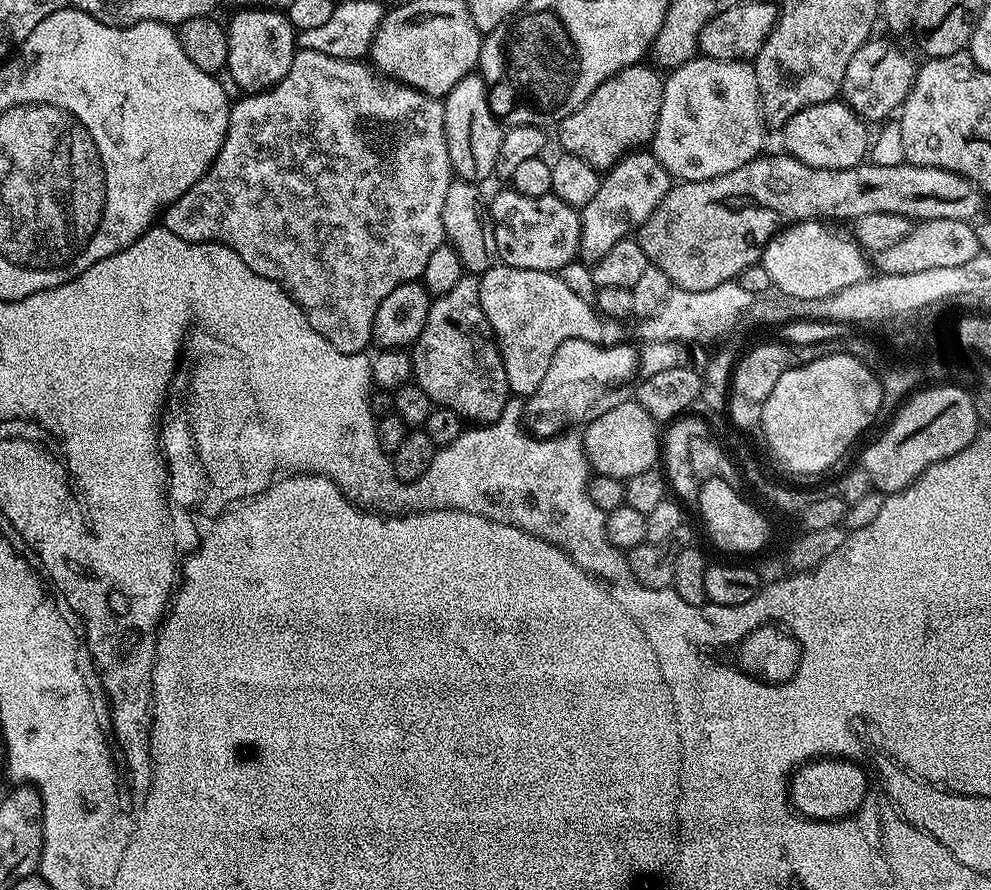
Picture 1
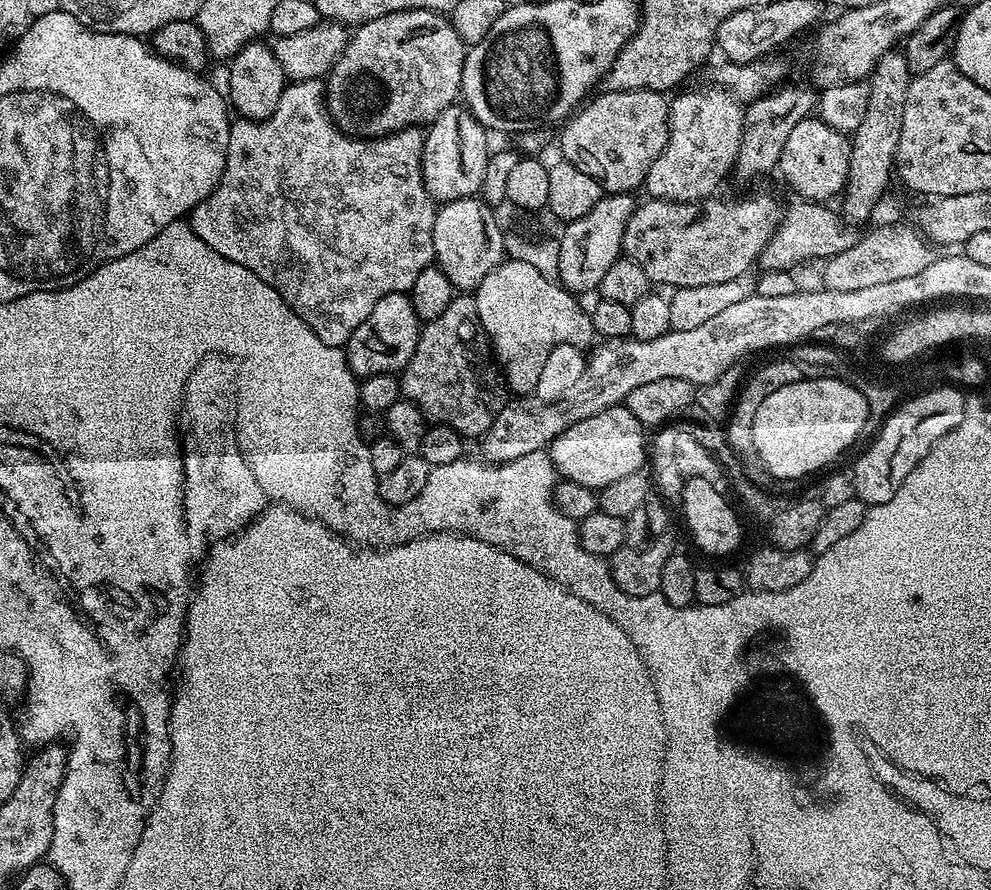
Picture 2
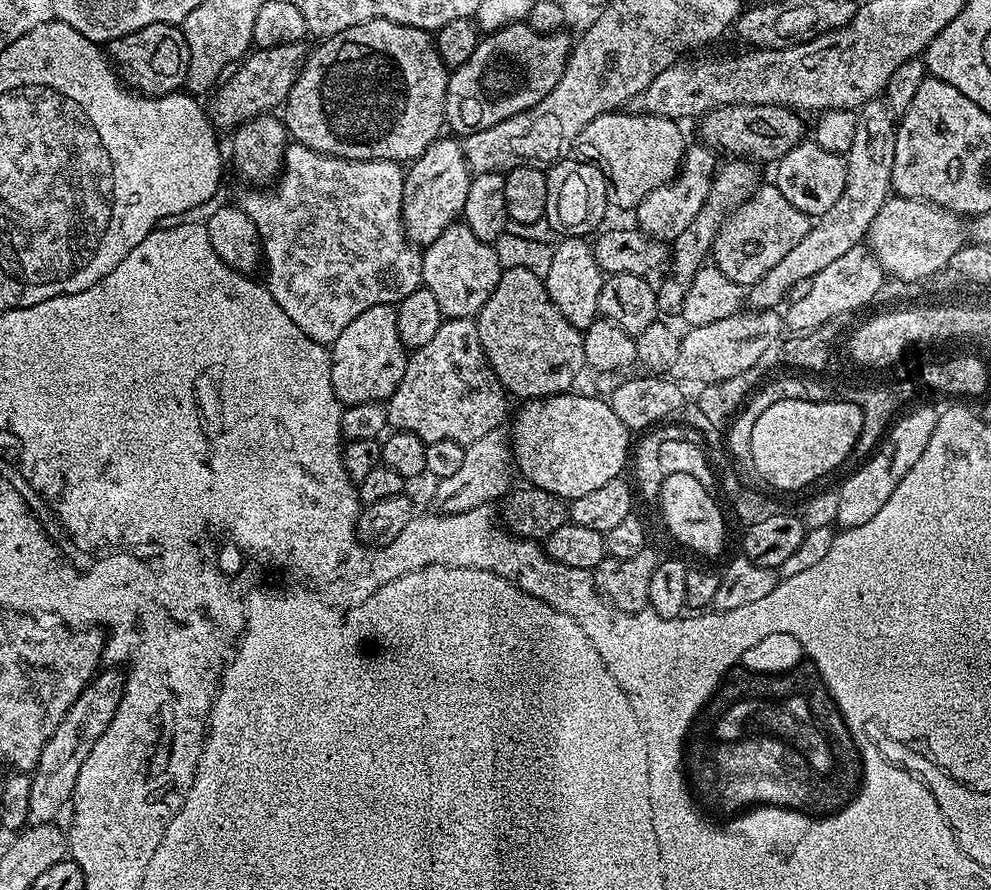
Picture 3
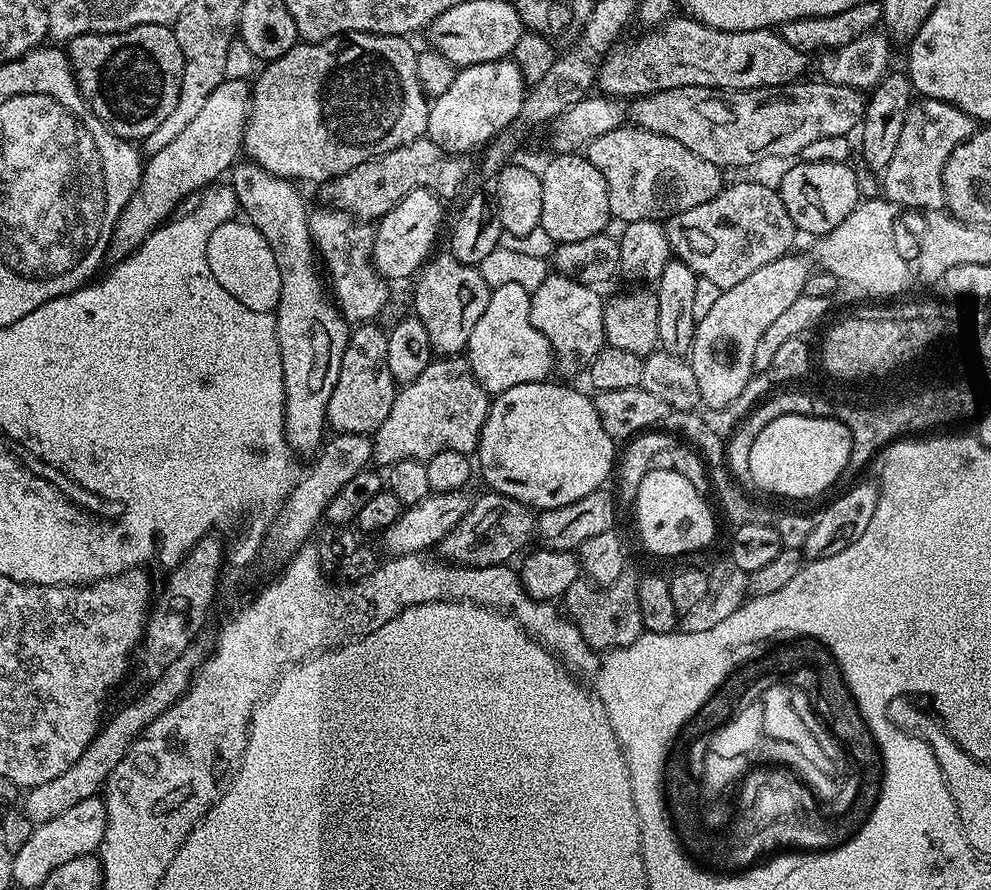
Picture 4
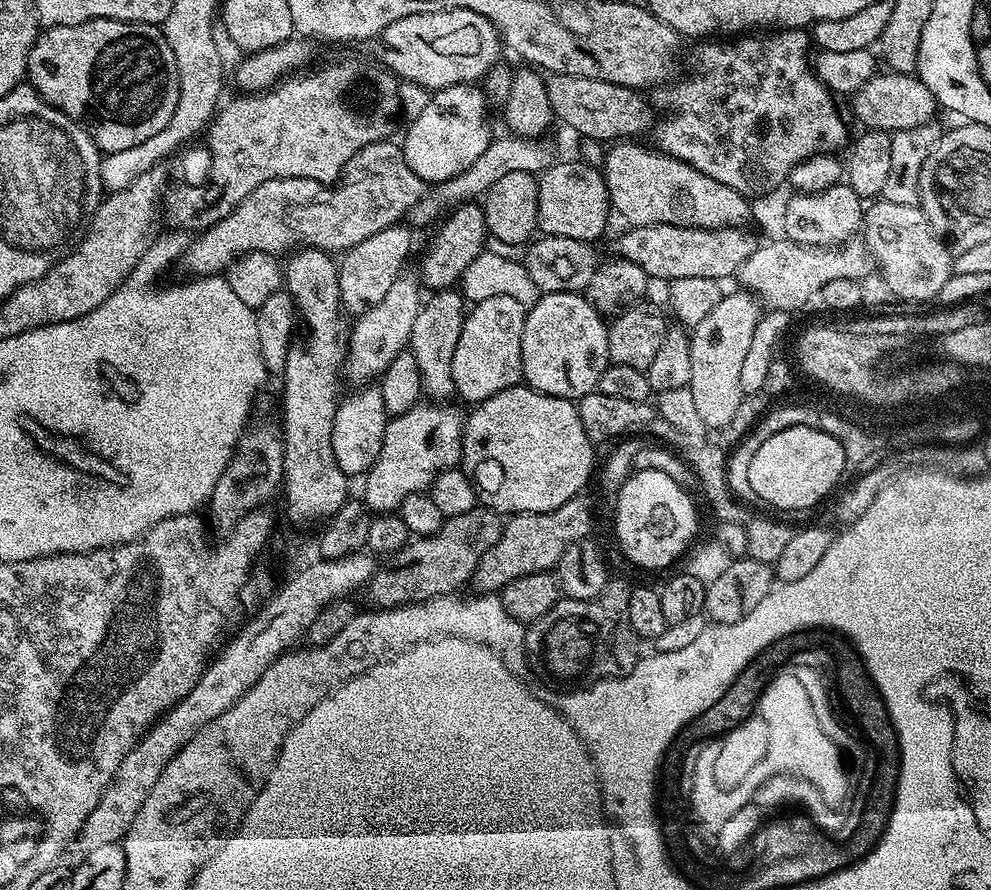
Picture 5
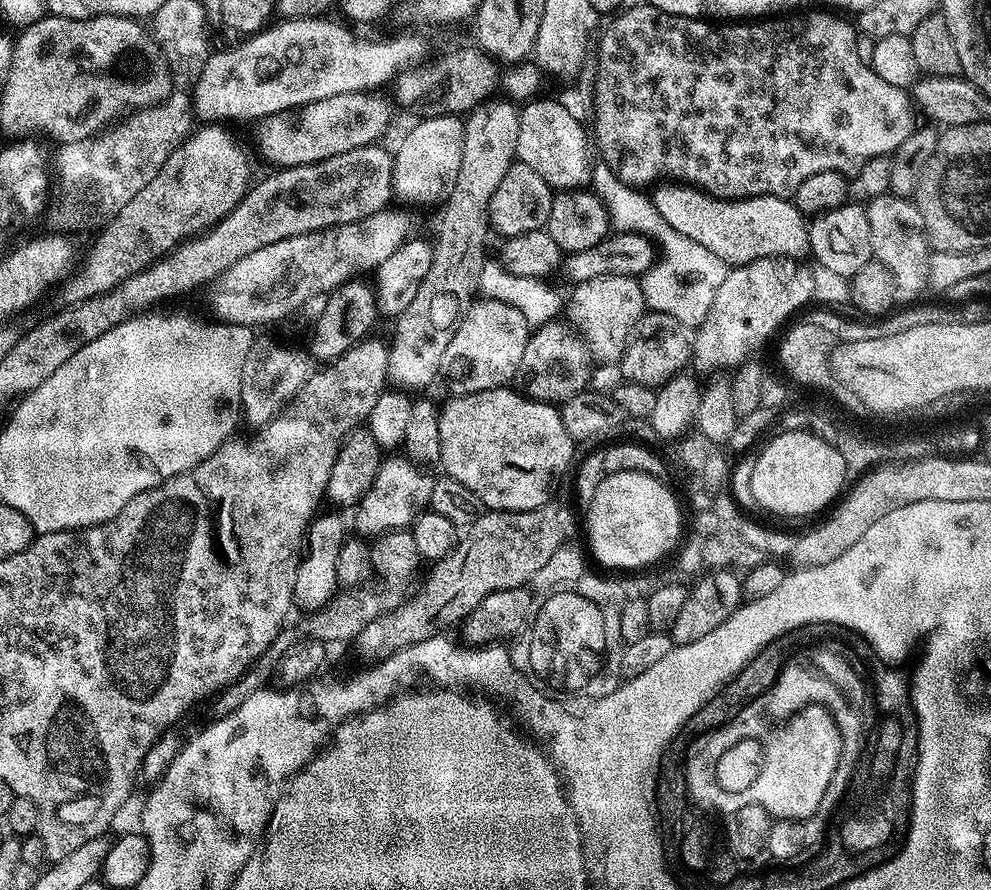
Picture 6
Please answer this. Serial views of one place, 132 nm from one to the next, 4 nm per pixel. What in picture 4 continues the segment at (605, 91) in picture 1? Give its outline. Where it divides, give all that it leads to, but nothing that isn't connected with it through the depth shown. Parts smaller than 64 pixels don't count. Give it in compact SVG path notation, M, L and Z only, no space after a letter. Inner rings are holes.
M621 126L603 132L586 145L586 155L602 178L606 178L610 210L620 222L663 221L673 212L690 210L690 206L710 202L710 198L726 186L725 173L714 166L714 162L698 158L694 150L686 150L686 146L682 146L682 142L674 142L674 138L635 126Z

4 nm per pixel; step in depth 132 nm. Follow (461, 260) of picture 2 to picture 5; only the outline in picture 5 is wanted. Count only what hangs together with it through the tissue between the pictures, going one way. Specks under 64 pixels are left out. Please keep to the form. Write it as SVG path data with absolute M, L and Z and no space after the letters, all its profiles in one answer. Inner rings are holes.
M436 290L432 296L423 301L418 310L418 318L414 318L414 330L410 334L408 343L414 362L418 362L418 374L420 375L420 391L429 401L444 402L455 393L454 386L454 350L458 350L458 334L462 334L462 326L466 315L466 301L459 291Z

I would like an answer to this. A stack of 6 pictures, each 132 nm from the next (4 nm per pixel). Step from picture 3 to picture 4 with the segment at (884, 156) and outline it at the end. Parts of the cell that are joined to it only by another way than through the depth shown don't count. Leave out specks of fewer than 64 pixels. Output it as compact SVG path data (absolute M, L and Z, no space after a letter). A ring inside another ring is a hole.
M789 254L774 262L766 262L766 266L742 278L738 286L723 289L706 318L696 321L690 363L694 378L698 378L698 394L705 409L726 406L742 394L742 386L746 386L754 374L754 348L761 341L762 334L785 309L804 295L810 267L796 255Z

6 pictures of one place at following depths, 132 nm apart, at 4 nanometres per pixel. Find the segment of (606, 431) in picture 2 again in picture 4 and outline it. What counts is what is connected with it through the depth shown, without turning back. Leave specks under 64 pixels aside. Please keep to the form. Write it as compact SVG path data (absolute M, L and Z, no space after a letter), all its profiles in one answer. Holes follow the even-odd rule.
M539 380L522 386L510 386L510 390L495 393L488 405L486 422L474 453L479 475L480 472L484 475L491 491L508 495L533 510L566 506L605 487L609 483L608 475L613 475L618 460L617 441L602 430L602 418L598 418L595 399L576 388L552 383Z

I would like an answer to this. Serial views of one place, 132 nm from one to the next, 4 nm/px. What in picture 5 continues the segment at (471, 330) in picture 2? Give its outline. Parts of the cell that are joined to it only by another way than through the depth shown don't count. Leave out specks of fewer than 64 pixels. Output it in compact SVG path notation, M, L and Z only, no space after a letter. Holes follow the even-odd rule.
M421 402L403 412L402 415L391 417L382 438L382 450L378 450L378 458L363 477L363 480L365 479L363 503L376 514L396 512L402 501L410 494L428 492L439 472L459 465L464 421L462 412L460 416L459 410L452 405L452 402Z

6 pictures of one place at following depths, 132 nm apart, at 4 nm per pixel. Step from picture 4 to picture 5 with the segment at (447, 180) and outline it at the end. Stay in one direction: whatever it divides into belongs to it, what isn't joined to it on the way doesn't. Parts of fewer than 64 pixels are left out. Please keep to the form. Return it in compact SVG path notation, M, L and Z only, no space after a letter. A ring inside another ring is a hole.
M391 139L379 140L358 150L358 154L354 154L354 158L350 158L350 162L346 162L346 166L341 170L340 179L331 186L310 178L278 178L262 182L262 186L246 194L246 198L242 198L242 202L238 202L236 209L226 214L226 218L203 229L197 235L200 237L189 243L182 257L182 265L184 264L185 270L193 277L214 276L223 273L241 253L287 253L305 244L309 248L320 248L329 254L344 254L371 235L392 225L399 225L405 219L409 208L423 198L426 185L422 178L418 178L418 174L414 174L414 170L410 170L403 147L399 143L392 143Z

